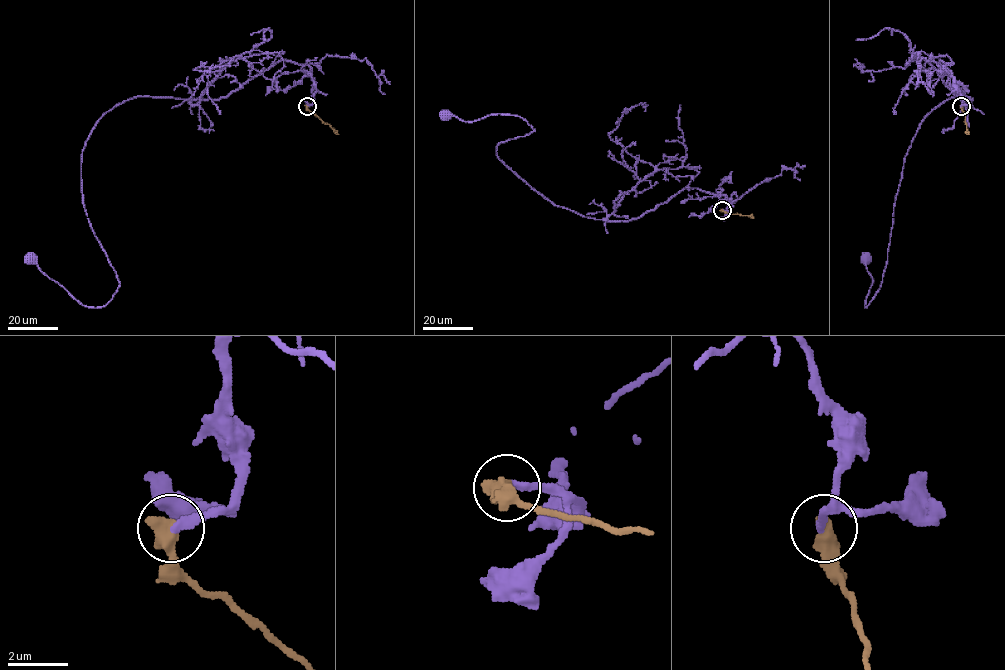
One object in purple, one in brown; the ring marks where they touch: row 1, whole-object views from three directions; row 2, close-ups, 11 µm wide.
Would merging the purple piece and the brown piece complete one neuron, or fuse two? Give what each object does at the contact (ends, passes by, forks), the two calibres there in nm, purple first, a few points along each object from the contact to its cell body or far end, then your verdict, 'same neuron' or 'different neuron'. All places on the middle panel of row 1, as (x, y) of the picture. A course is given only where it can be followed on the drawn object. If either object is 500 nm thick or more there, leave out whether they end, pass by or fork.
280/650 nm | purple via (722, 210), (726, 195), (685, 187), (625, 221), (583, 216), (497, 156), (534, 129), (518, 116), (446, 116) | brown via (722, 210), (754, 217) | different neuron

